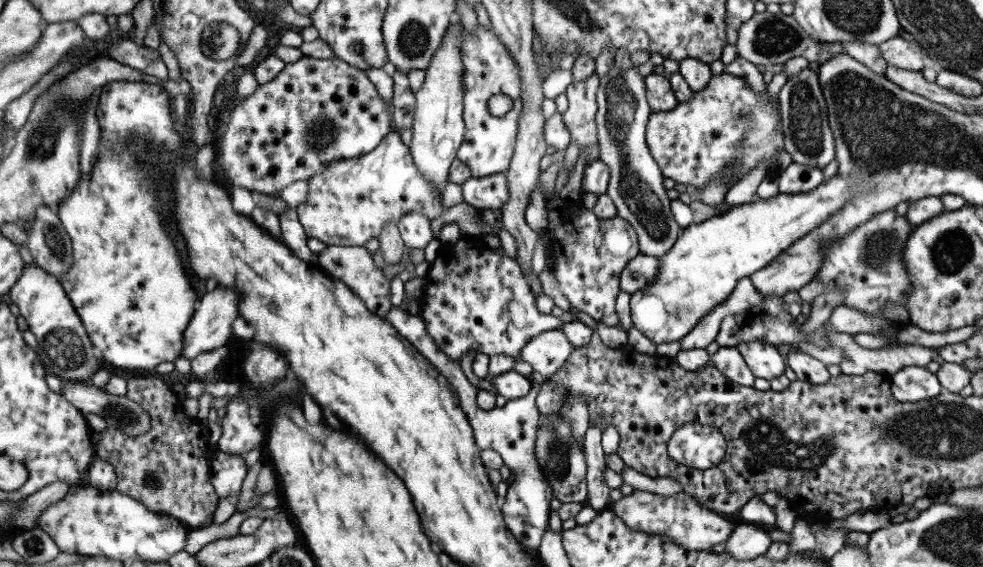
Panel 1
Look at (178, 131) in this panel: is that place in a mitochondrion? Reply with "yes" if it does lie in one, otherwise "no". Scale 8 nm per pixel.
no

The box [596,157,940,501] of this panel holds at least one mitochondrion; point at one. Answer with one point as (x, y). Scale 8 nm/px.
(877, 249)

